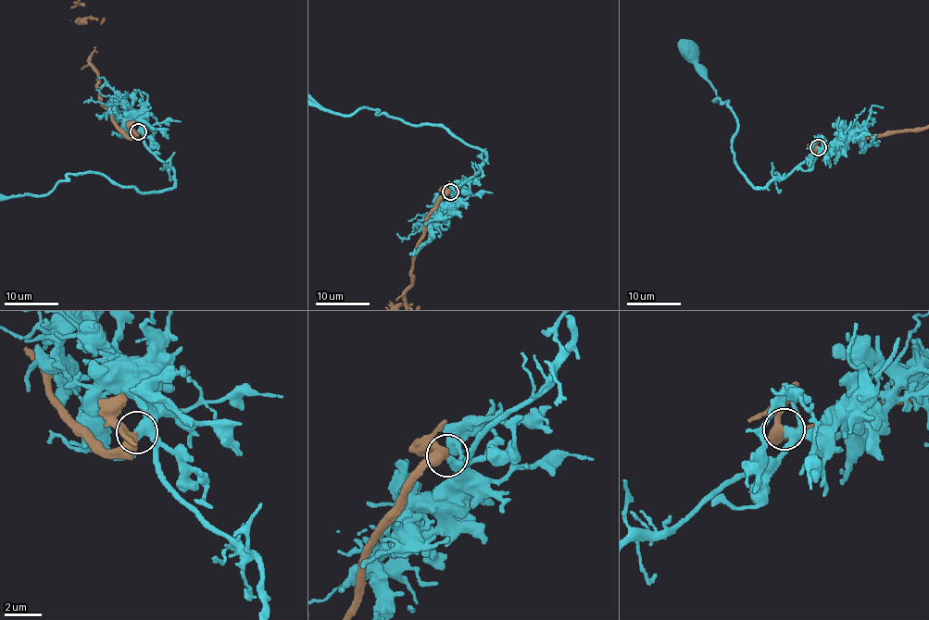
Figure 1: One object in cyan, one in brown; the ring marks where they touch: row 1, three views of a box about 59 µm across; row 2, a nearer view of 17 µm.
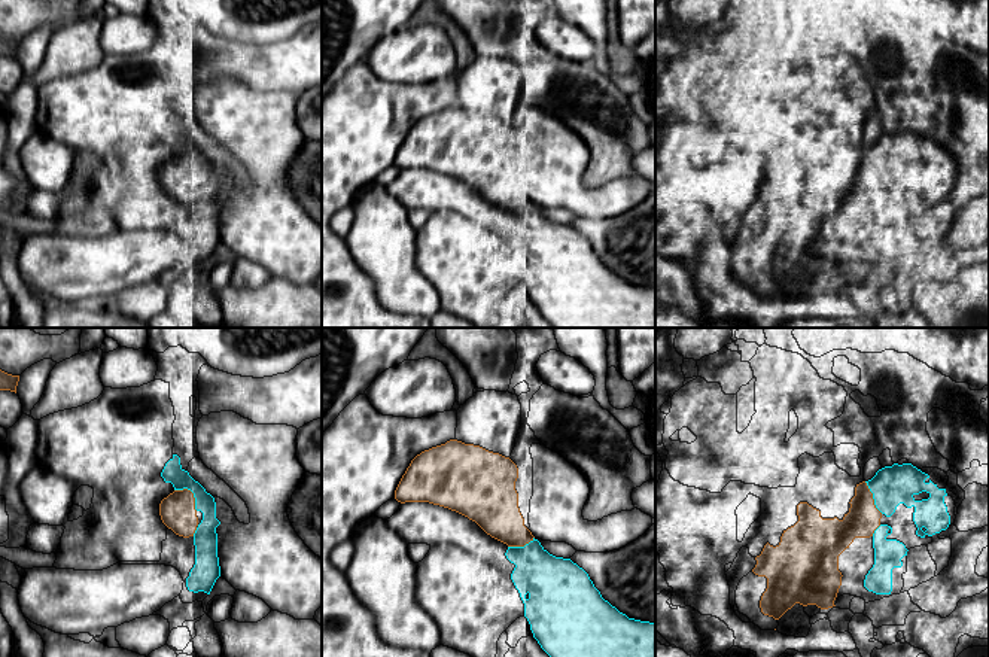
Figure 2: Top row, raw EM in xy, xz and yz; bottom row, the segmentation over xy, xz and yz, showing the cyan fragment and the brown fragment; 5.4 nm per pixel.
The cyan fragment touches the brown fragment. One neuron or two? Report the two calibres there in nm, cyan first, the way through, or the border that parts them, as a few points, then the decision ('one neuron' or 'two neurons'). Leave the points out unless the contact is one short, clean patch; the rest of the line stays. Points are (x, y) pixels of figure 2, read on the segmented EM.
calibres 120 and 190 nm; one neuron

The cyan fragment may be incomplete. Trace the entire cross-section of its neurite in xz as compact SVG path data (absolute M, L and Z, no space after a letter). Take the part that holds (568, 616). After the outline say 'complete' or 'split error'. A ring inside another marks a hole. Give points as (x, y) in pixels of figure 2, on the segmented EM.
M450 439L417 454L402 475L395 499L405 502L429 502L456 511L475 521L487 535L508 545L506 559L515 565L511 580L524 603L524 617L533 638L550 657L655 657L655 623L629 618L620 612L594 587L588 574L570 559L550 554L524 526L518 508L515 481L518 468L499 453L480 445Z | split error

